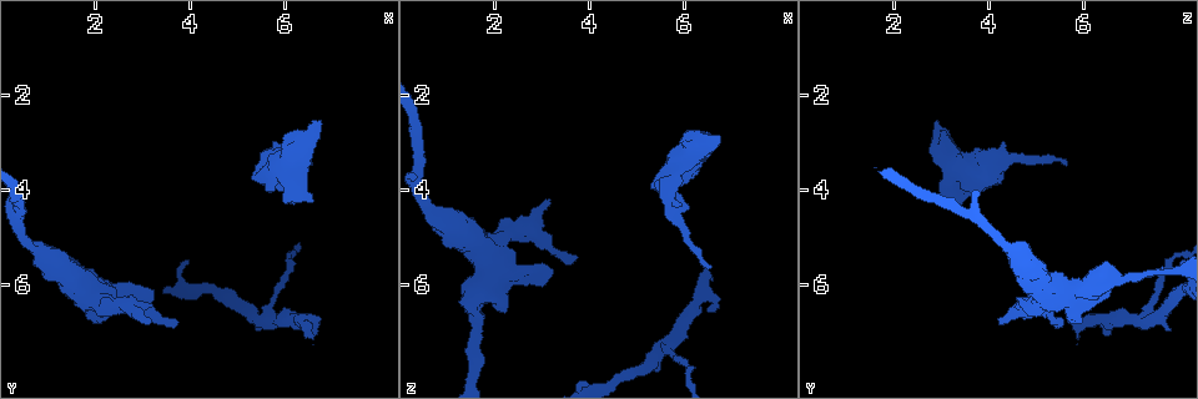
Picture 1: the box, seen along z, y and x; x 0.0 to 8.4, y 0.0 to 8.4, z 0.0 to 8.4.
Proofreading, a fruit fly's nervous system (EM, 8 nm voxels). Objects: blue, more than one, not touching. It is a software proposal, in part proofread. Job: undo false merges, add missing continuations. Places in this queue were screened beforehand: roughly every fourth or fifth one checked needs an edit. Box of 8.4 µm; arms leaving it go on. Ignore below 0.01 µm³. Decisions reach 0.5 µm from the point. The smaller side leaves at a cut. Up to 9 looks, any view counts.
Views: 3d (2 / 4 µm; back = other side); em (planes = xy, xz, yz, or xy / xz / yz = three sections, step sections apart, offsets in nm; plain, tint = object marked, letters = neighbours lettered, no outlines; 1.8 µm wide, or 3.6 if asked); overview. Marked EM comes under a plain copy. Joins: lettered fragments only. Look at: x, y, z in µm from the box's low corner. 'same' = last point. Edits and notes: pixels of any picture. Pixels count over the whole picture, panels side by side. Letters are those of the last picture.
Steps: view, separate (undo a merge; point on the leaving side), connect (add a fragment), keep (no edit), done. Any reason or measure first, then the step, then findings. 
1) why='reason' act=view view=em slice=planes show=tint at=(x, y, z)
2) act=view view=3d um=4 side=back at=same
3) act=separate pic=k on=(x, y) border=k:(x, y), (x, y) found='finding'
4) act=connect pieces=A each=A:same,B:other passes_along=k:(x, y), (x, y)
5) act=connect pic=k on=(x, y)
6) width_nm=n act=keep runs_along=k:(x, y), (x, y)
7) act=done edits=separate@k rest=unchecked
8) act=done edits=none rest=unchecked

why='an open end' act=view view=3d um=2 at=(3.20, 6.70, 4.25)

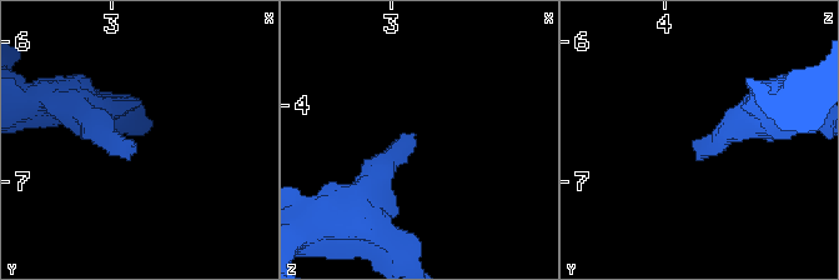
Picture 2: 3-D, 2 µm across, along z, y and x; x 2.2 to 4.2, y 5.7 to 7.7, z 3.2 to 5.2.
why='shape alone is not enough' act=view view=em slice=planes show=letters at=(3.18, 6.74, 4.24)

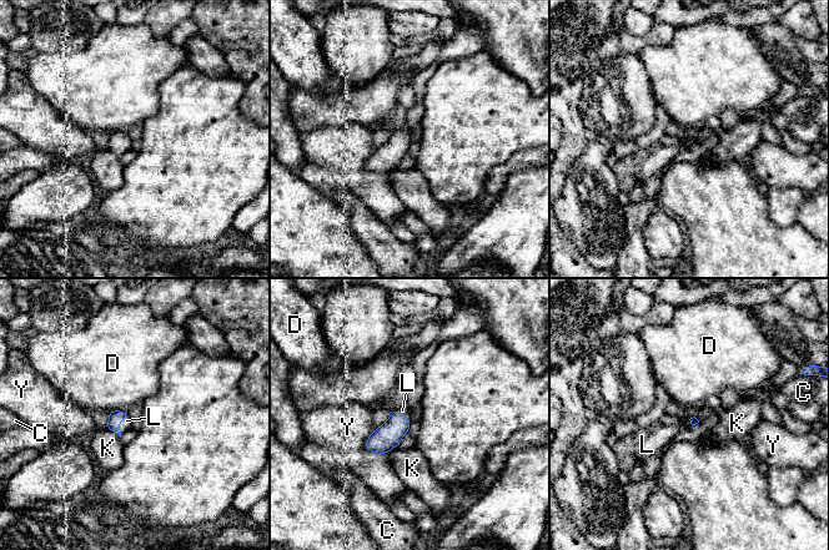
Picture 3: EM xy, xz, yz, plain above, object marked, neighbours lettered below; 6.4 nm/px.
act=connect pieces=L each=C:other,D:other,K:other,L:same,Y:other passes_along=3:(115, 417), (120, 422), (124, 425) found='the cell continues'

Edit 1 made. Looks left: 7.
act=view view=em slice=xz step=16 show=tint at=(6.55, 7.15, 5.90)

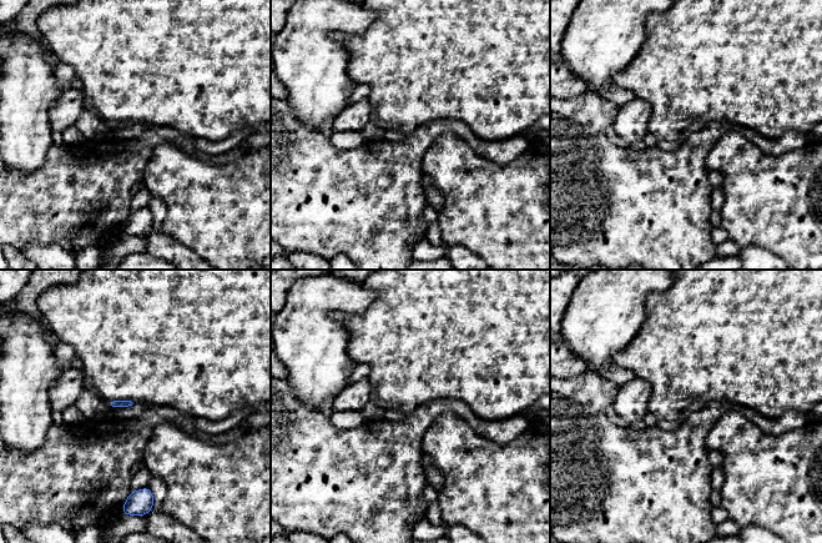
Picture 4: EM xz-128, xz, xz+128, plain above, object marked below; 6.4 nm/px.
act=view view=em slice=planes show=letters at=same

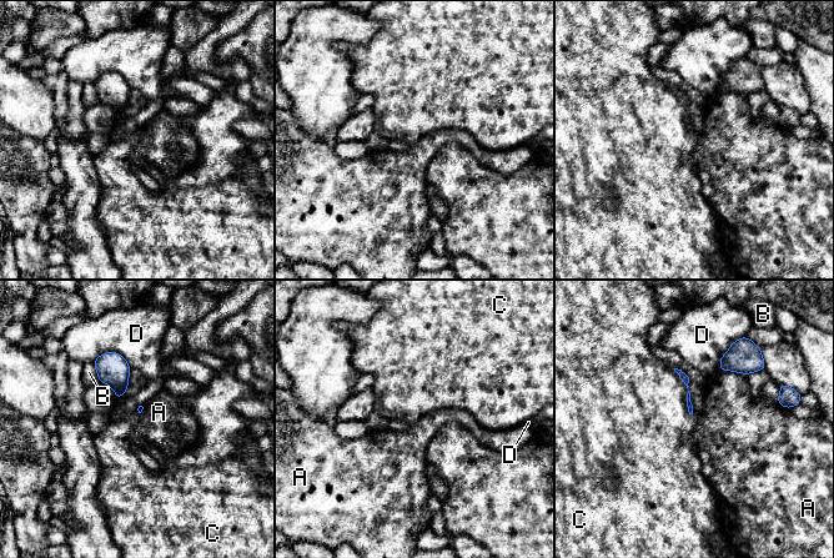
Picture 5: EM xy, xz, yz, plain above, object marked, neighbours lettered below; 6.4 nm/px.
act=connect pieces=C each=A:other,B:other,C:same,D:other passes_along=5:(689, 405), (687, 403), (648, 407) found='the cell continues'

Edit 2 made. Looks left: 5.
why='sudden change in width' act=view view=em slice=yz step=4 show=tint at=(1.55, 5.95, 6.60)

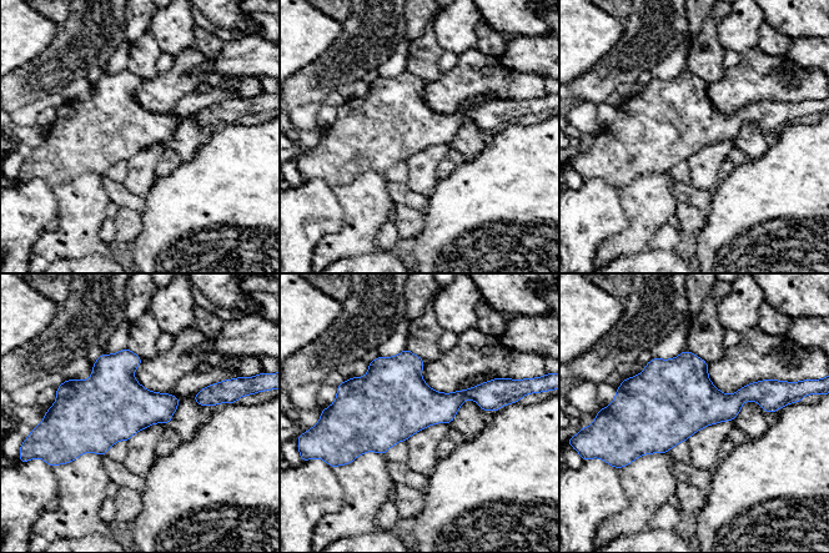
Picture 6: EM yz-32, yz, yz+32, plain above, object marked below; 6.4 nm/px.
act=view view=em slice=planes show=letters at=same

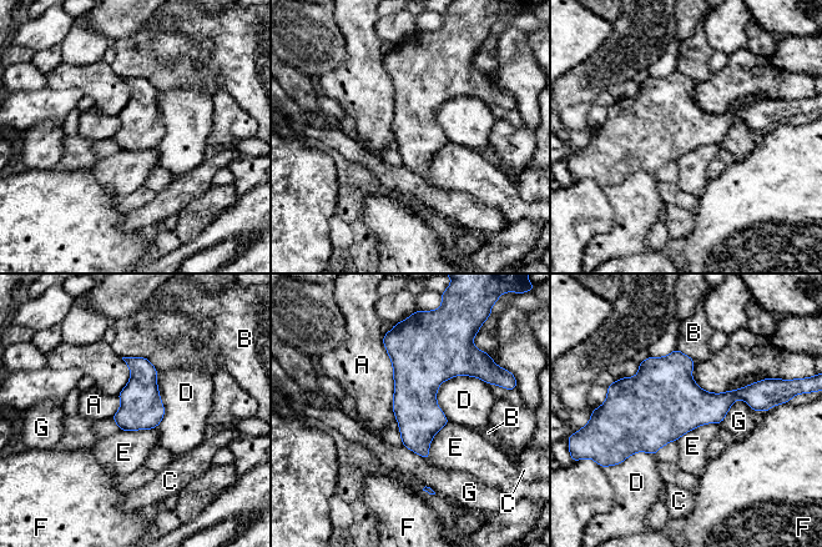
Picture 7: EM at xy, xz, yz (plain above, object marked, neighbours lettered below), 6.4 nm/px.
act=keep each=A:other,B:other,C:other,D:other,E:other,F:other,G:other border=7:(382, 336), (392, 365), (396, 418) found='all the same cell'

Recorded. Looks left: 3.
why='branch stops here' act=view view=3d um=4 at=(6.60, 3.45, 5.60)

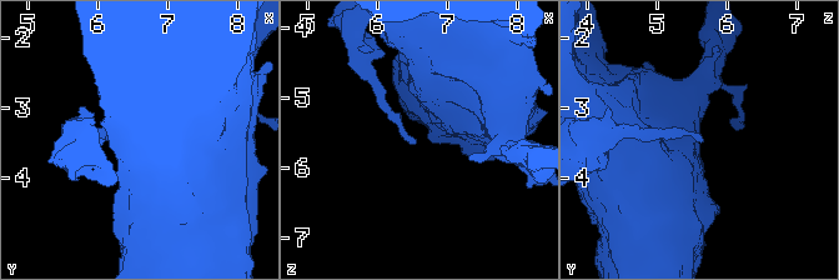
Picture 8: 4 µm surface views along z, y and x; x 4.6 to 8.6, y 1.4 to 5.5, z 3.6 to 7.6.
why='shape alone is not enough' act=view view=em slice=planes show=letters at=(6.50, 3.50, 5.60)

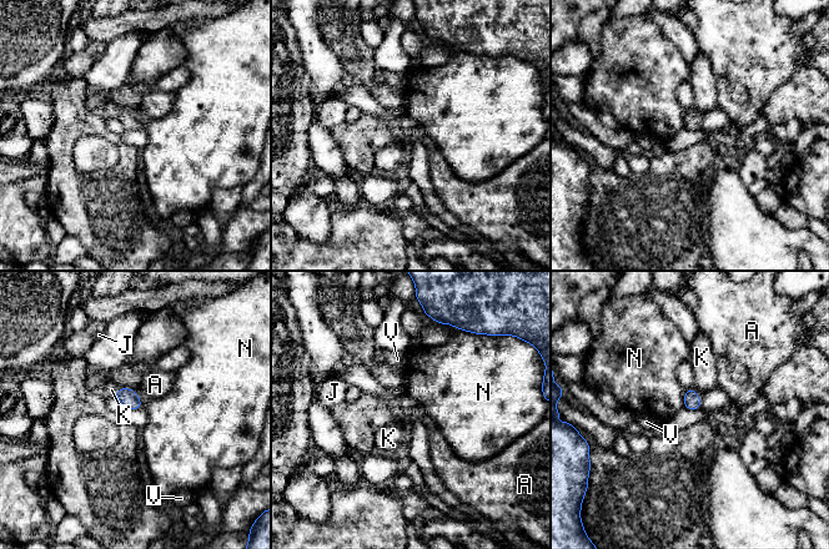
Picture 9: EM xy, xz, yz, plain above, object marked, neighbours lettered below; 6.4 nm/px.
act=keep each=A:other,J:other,K:other,N:other,V:other border=9:(134, 391), (142, 406) found='no lettered fragment goes on from it'

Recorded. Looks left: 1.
act=done edits=connect@3,connect@5 rest=unchecked

